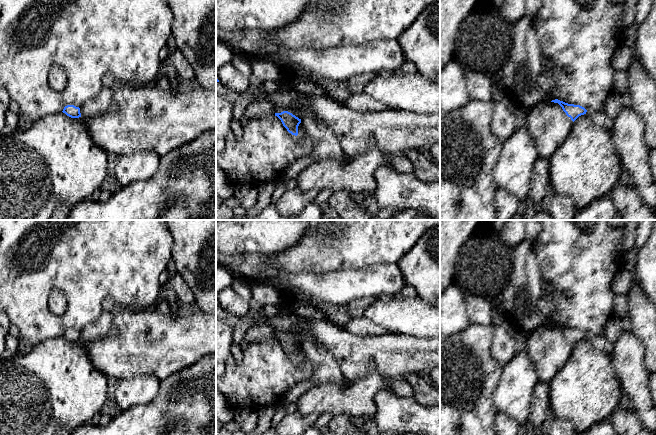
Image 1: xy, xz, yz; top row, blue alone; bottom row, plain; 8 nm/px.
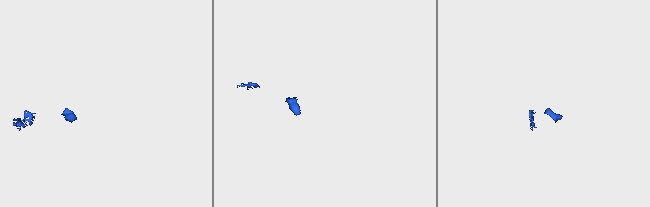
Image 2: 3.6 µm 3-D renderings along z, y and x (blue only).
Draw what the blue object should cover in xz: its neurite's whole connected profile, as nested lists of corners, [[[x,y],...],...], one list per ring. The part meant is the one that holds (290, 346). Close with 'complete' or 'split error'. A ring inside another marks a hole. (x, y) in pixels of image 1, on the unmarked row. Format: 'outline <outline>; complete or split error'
outline [[[288,311],[279,316],[268,317],[264,323],[273,329],[275,340],[281,344],[287,355],[295,360],[298,359],[298,350],[303,337],[308,333],[330,351],[347,380],[355,380],[371,372],[378,372],[387,380],[406,381],[409,374],[429,373],[434,368],[440,368],[440,336],[429,339],[391,333],[380,336],[358,336],[339,327],[330,319],[310,322]]]; split error

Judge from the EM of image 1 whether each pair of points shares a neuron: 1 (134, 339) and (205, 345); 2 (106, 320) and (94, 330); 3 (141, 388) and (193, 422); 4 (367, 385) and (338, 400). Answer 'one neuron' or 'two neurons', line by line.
1: one neuron
2: one neuron
3: two neurons
4: one neuron

